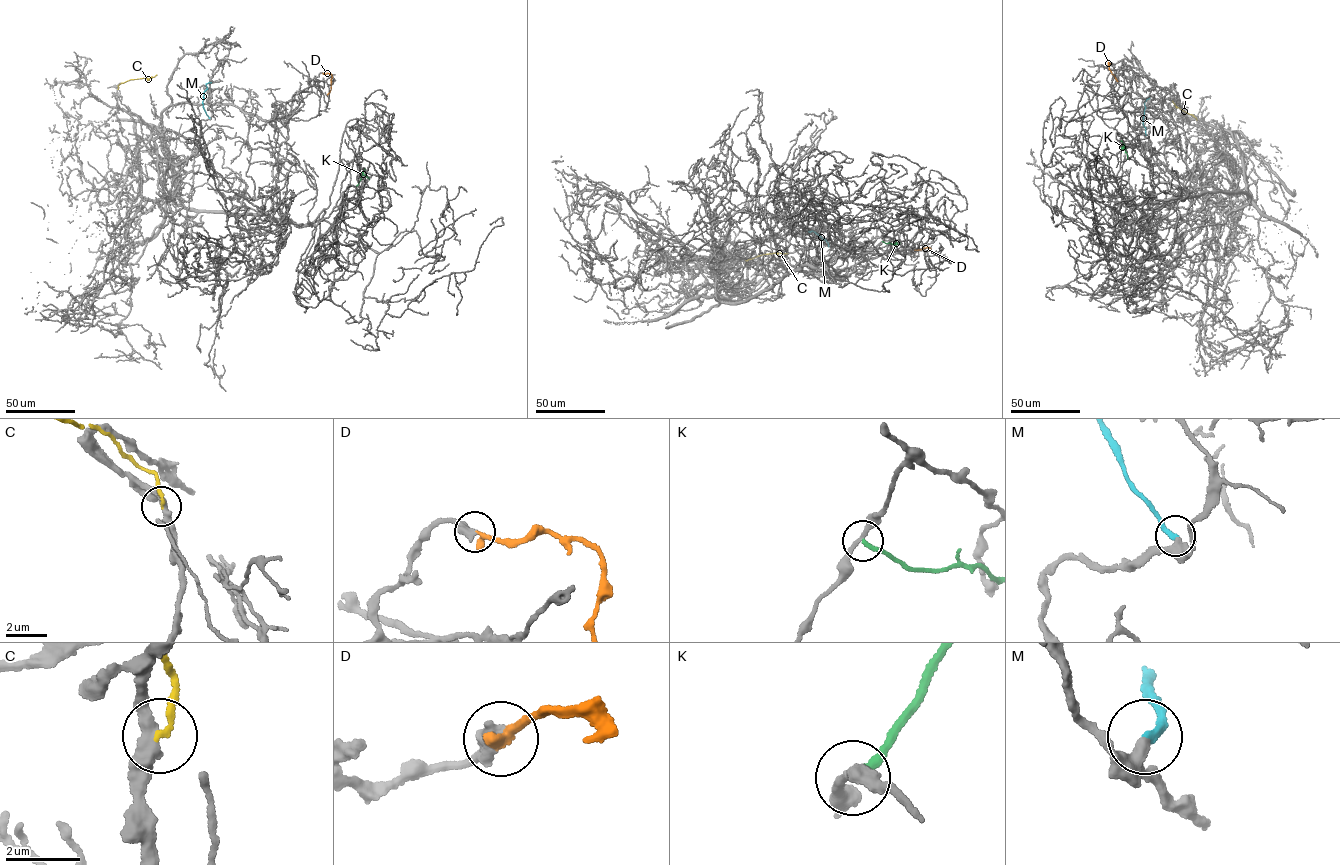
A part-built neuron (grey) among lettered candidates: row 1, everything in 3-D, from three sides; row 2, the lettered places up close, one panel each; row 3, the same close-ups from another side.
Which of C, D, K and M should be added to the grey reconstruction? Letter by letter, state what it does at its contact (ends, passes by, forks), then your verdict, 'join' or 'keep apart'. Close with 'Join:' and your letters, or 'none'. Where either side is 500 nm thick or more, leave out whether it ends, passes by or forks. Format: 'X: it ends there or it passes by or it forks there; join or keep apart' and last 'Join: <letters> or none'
C: it ends there; keep apart
D: it ends there; join
K: it ends there; keep apart
M: it ends there; join
Join: D, M

